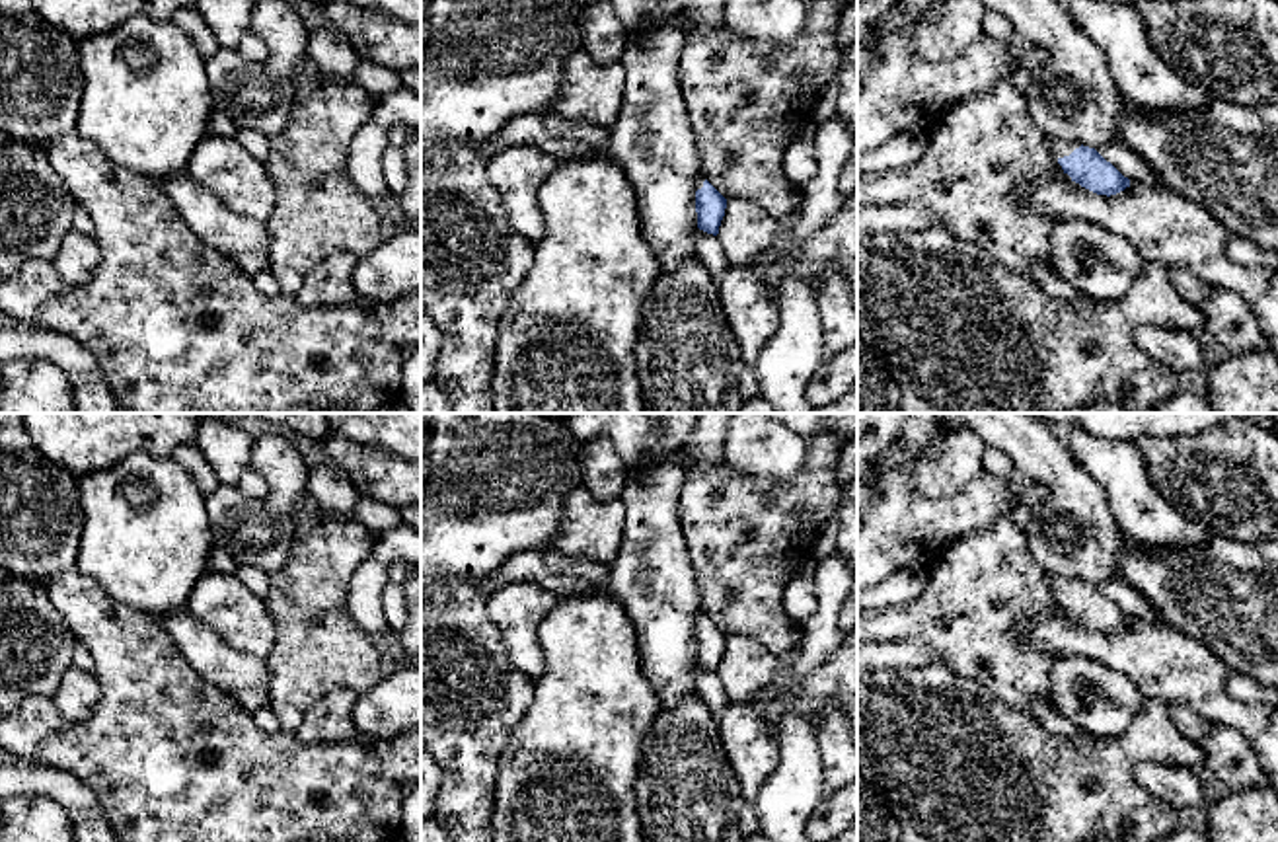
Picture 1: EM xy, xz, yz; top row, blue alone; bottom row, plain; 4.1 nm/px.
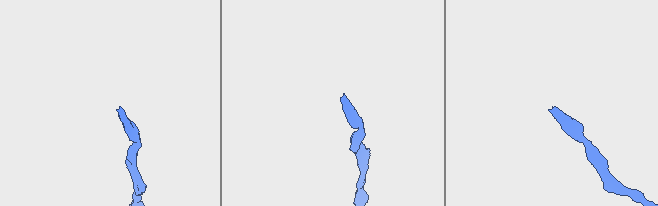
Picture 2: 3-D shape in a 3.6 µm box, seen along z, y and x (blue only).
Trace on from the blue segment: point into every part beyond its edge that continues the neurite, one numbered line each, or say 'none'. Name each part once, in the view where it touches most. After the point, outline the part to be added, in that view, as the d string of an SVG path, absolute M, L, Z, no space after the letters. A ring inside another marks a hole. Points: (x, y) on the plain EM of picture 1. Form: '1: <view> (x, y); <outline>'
1: yz (1060, 585); M1052 575L1052 593L1058 598L1060 594L1070 593L1079 583L1081 581L1077 581L1077 579L1070 579L1070 577L1062 577L1062 575Z

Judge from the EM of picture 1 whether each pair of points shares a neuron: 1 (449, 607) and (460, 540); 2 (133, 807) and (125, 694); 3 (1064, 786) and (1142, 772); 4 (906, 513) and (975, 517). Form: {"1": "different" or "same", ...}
{"1": "different", "2": "same", "3": "different", "4": "same"}

